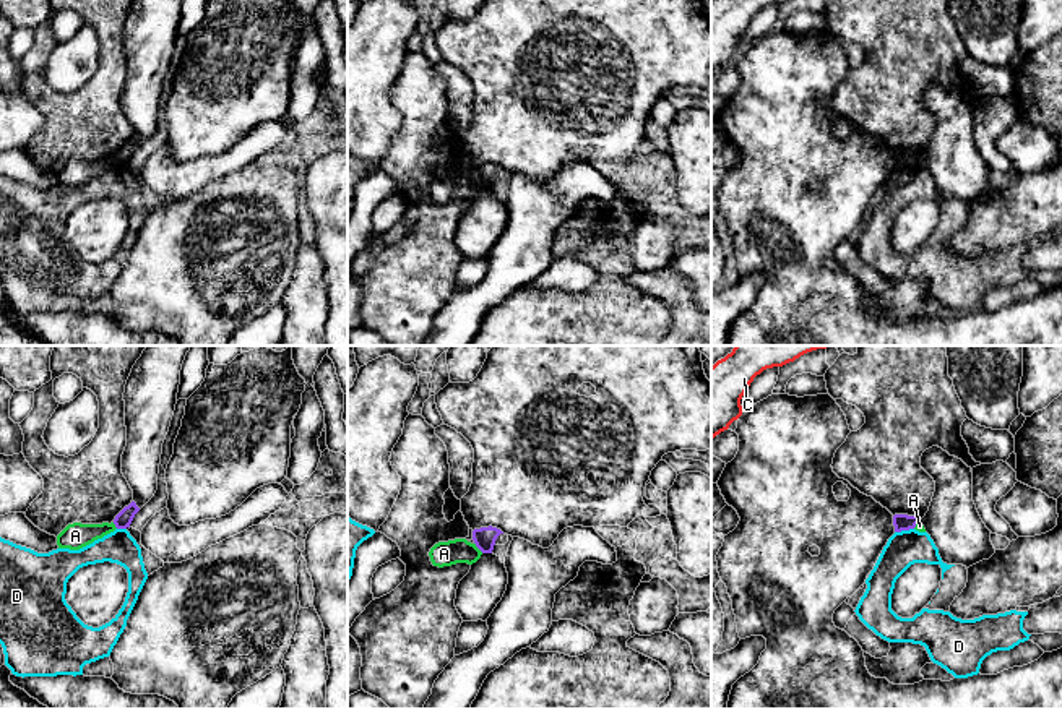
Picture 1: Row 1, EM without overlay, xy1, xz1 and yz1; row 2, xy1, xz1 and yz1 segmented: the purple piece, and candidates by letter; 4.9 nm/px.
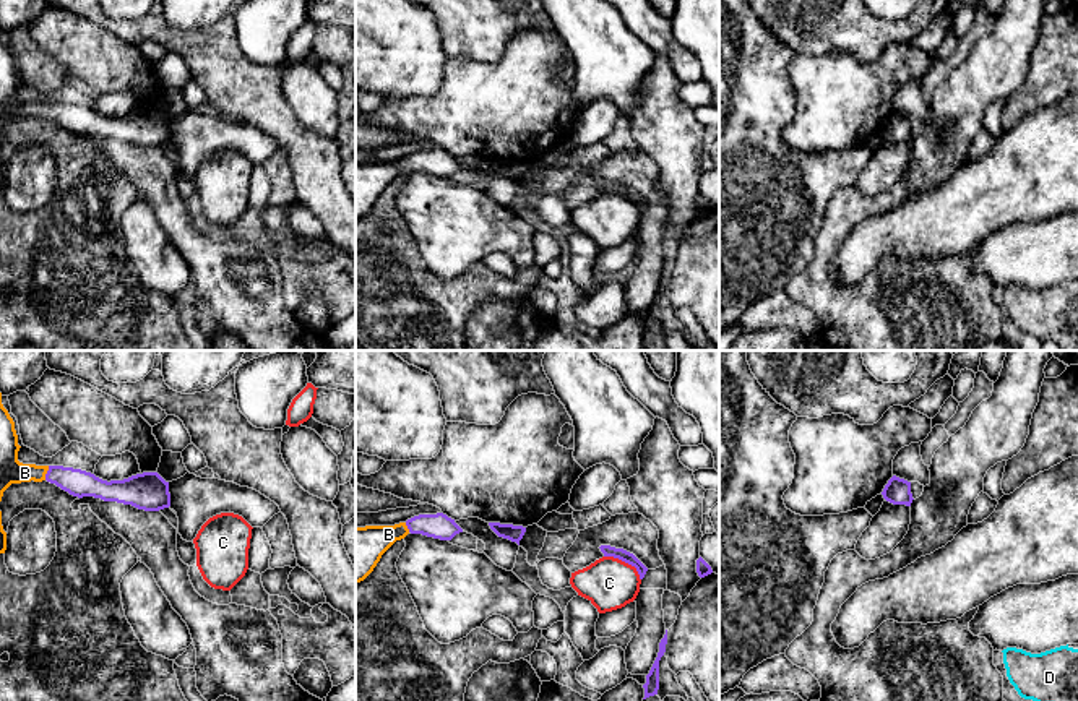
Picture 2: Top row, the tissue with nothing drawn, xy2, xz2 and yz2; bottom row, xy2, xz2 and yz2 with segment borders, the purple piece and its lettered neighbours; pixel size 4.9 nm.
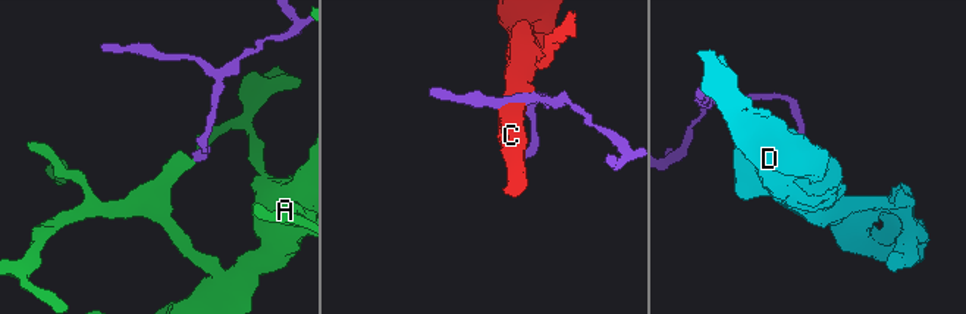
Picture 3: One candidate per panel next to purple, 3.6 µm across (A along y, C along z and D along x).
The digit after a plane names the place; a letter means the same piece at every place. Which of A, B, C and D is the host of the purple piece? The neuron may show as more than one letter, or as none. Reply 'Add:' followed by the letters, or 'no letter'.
Add: B

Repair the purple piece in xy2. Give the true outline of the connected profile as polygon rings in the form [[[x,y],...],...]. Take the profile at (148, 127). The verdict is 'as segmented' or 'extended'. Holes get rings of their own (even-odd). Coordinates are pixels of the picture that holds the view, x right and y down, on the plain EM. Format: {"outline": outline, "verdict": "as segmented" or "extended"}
{"outline": [[[0,29],[0,138],[11,120],[47,117],[78,135],[94,133],[144,148],[159,148],[170,143],[169,118],[157,109],[143,109],[123,117],[107,118],[81,105],[23,101],[18,97],[19,84],[15,58],[3,44]]], "verdict": "extended"}

